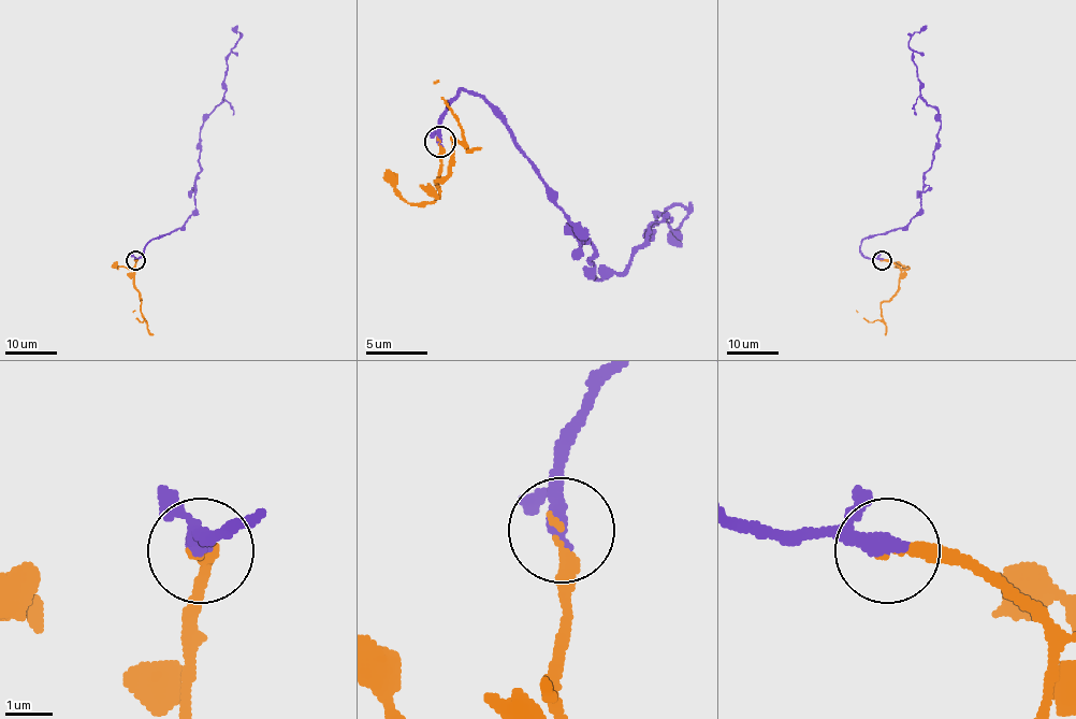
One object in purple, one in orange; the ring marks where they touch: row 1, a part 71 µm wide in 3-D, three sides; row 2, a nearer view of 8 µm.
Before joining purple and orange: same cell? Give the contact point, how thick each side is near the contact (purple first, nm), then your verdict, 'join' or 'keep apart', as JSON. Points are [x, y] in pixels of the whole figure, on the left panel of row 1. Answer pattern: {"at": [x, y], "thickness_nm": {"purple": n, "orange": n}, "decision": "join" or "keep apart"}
{"at": [135, 260], "thickness_nm": {"purple": 280, "orange": 200}, "decision": "join"}

